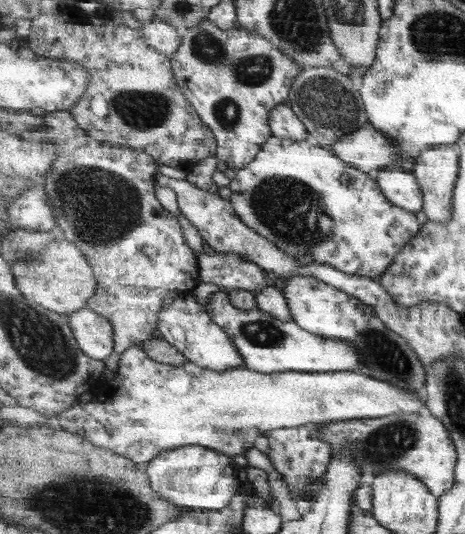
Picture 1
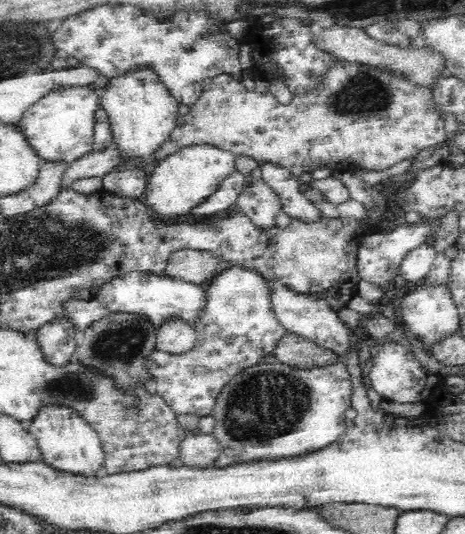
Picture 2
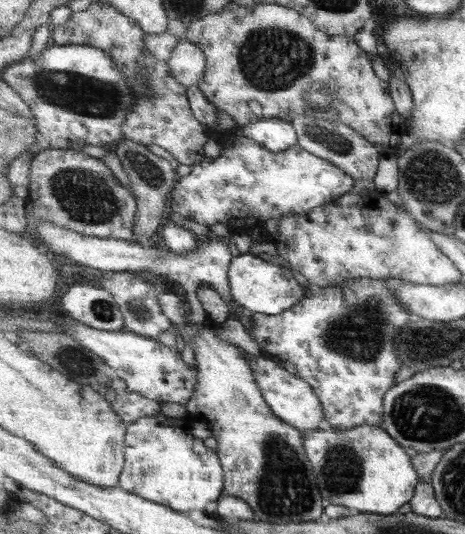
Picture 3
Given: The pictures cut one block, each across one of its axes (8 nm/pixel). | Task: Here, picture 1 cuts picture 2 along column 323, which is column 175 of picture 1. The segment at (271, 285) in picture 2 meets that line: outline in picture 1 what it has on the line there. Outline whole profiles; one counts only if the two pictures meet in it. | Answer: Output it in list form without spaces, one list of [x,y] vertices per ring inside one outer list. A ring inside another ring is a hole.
[[[194,292],[177,297],[169,307],[161,311],[158,330],[163,339],[173,343],[187,360],[203,368],[225,371],[235,367],[245,367],[245,360],[239,354],[237,346],[233,344],[223,328],[211,318],[206,305],[197,300]]]

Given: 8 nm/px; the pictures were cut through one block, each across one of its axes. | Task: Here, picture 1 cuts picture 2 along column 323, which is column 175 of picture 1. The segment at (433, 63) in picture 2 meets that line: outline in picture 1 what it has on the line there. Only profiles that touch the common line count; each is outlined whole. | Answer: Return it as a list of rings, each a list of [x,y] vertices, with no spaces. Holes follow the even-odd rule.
[[[153,18],[138,27],[144,33],[148,44],[157,49],[157,52],[165,53],[171,57],[181,47],[183,30],[167,24],[164,20]]]

